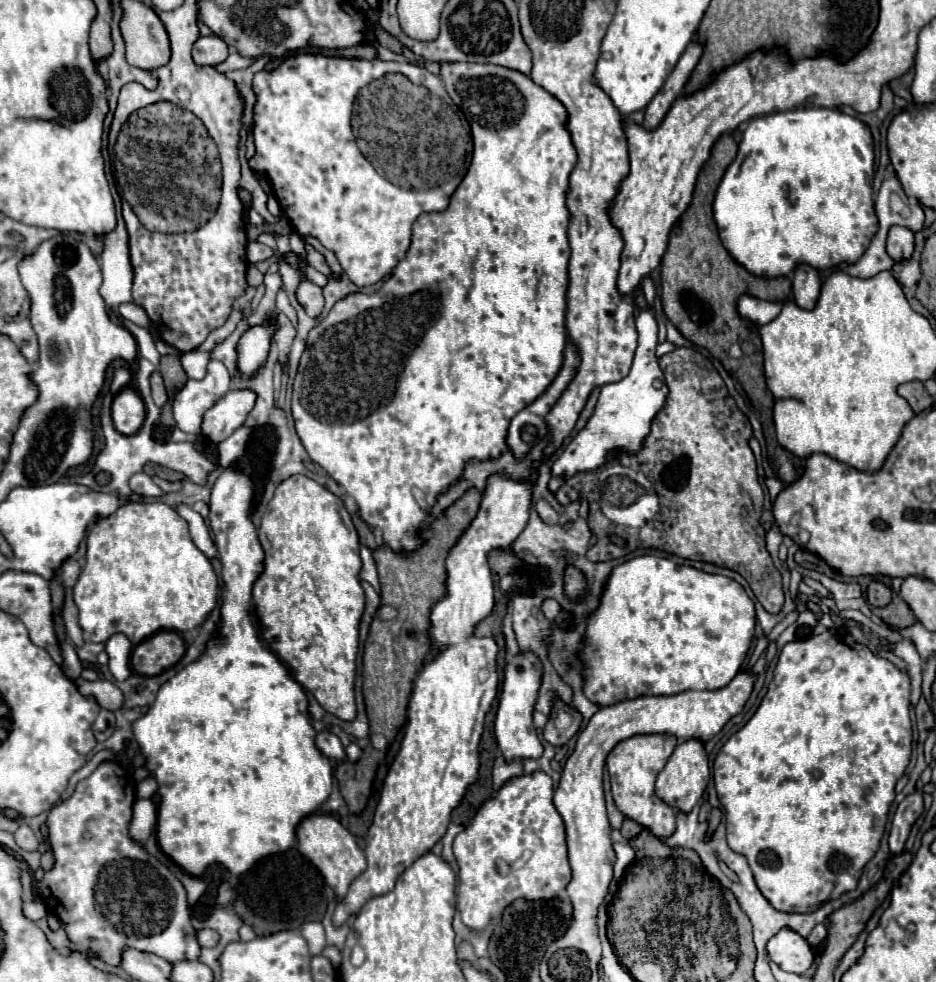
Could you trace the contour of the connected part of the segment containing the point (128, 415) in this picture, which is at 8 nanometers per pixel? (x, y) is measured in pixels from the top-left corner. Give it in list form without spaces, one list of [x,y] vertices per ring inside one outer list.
[[[128,386],[120,394],[114,396],[112,402],[112,420],[118,432],[136,434],[144,422],[144,402],[140,394]]]

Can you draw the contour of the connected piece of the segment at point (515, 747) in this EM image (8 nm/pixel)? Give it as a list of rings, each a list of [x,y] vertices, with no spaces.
[[[526,652],[514,656],[504,670],[504,684],[502,684],[500,704],[494,720],[494,732],[496,732],[498,746],[508,762],[542,756],[542,742],[538,740],[536,728],[532,724],[532,710],[540,688],[540,676],[542,676],[540,660],[534,654],[526,654]]]

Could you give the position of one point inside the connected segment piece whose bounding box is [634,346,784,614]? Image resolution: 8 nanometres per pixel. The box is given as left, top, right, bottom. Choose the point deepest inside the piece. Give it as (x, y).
(697, 456)

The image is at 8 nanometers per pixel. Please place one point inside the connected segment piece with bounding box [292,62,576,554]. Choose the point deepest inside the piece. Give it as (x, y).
(397, 391)

